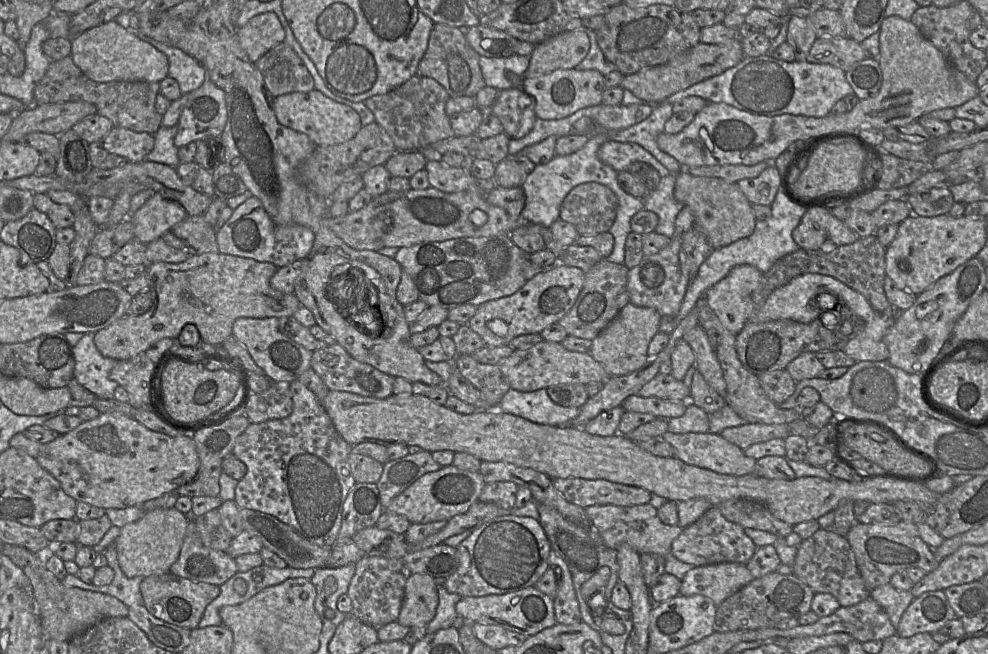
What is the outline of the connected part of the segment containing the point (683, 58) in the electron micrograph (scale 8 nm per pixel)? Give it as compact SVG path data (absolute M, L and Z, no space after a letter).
M740 39L723 44L699 42L663 65L643 69L631 75L624 75L620 86L631 91L642 100L662 101L680 90L723 73L727 69L736 66L743 59L744 53Z

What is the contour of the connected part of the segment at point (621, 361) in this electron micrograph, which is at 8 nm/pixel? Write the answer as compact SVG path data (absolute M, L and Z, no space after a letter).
M629 302L615 319L594 339L590 354L598 361L609 376L628 375L639 370L649 359L648 347L659 331L662 316L650 307L638 307Z

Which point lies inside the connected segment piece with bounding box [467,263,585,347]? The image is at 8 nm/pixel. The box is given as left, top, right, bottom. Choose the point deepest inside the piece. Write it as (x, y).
(547, 297)

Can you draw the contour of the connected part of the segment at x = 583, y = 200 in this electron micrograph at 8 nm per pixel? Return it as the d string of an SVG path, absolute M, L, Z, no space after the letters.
M587 182L575 186L564 198L559 218L572 224L579 235L607 232L613 225L618 199L607 186Z

